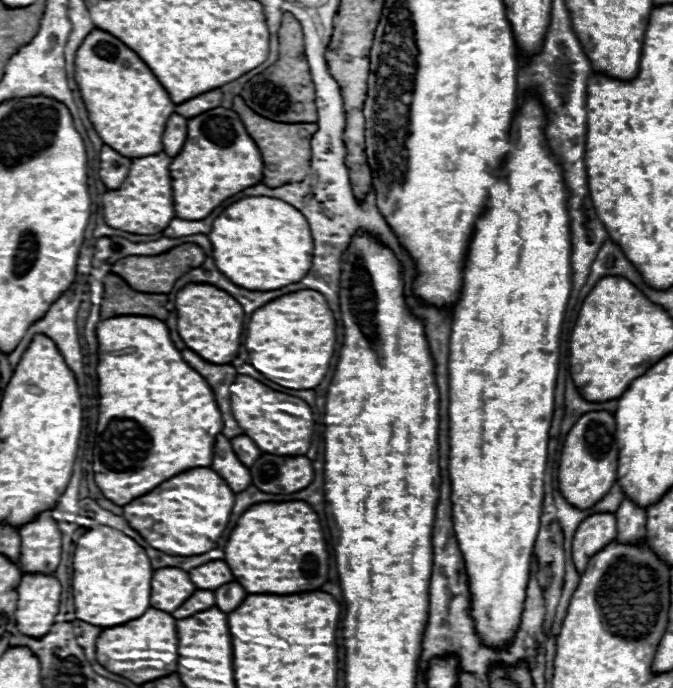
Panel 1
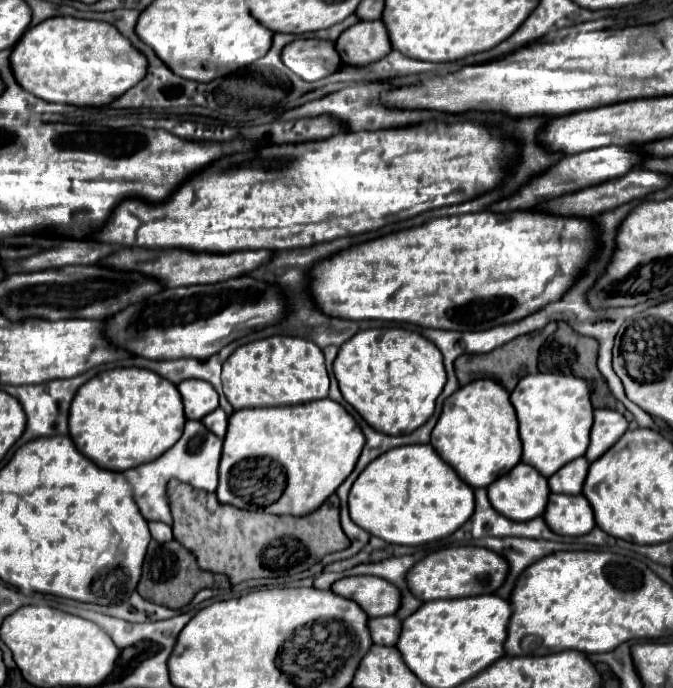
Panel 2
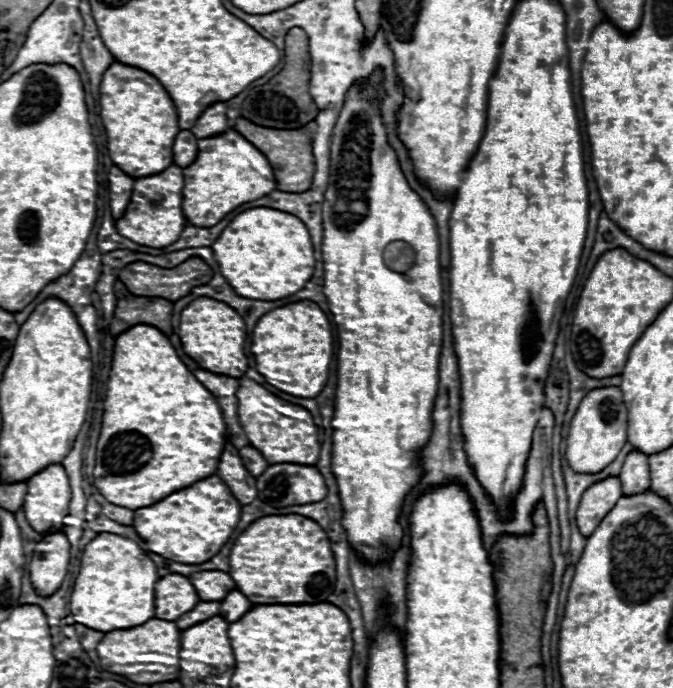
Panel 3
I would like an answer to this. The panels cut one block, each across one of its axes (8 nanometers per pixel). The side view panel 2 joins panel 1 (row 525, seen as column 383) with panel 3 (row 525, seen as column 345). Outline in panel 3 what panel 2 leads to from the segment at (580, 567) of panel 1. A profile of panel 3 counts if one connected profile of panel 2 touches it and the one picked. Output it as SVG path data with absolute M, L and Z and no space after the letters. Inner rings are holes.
M608 476L594 482L582 496L576 512L576 524L584 536L590 536L612 504L622 496L622 482L618 476Z

